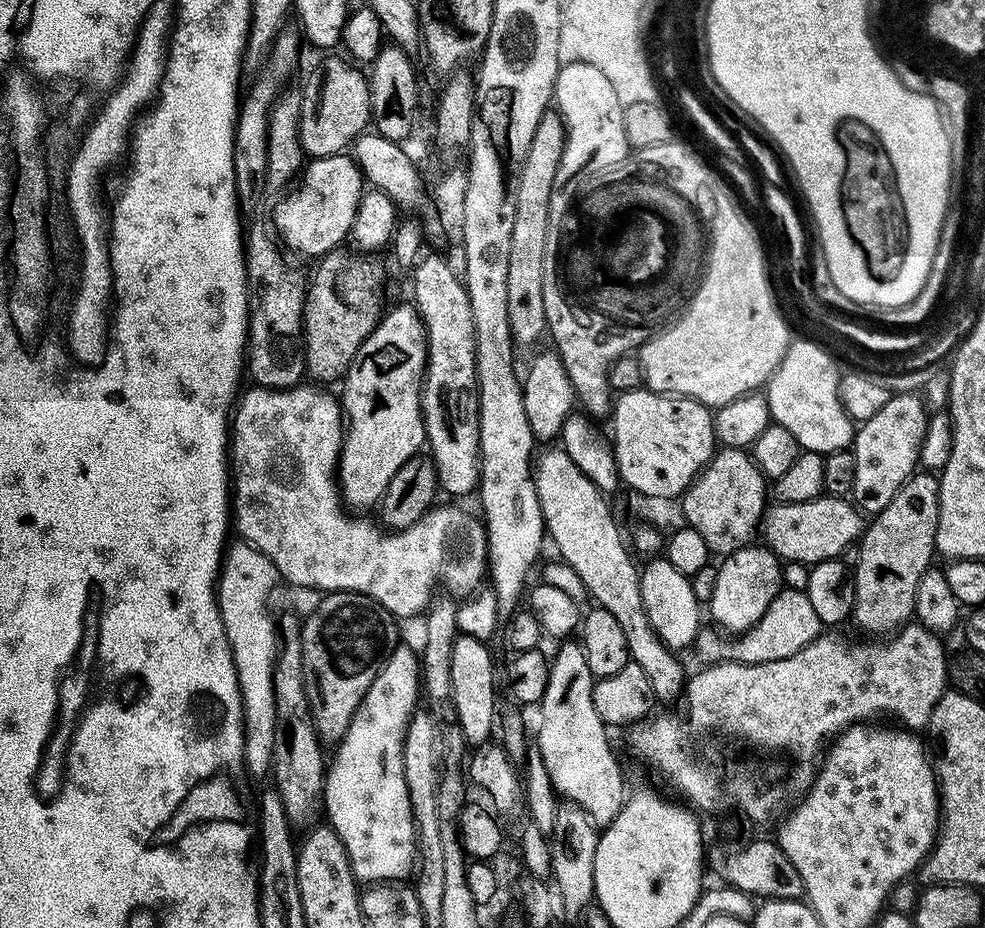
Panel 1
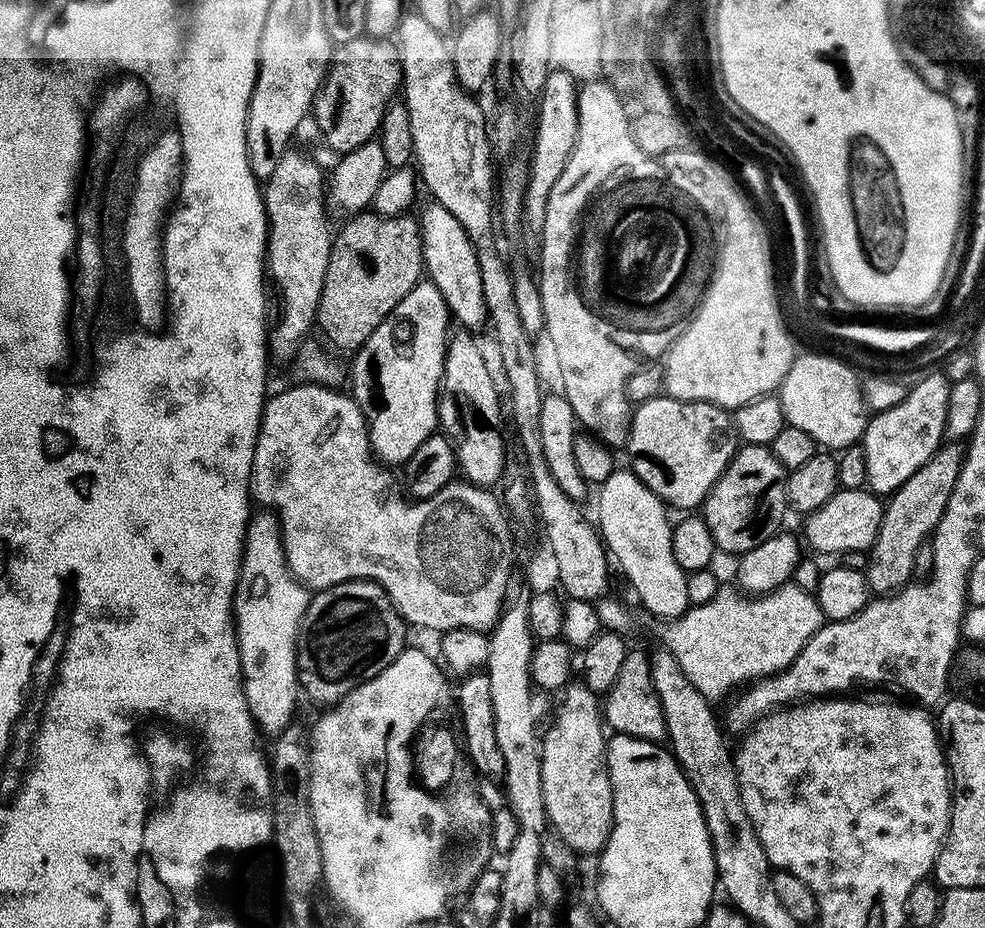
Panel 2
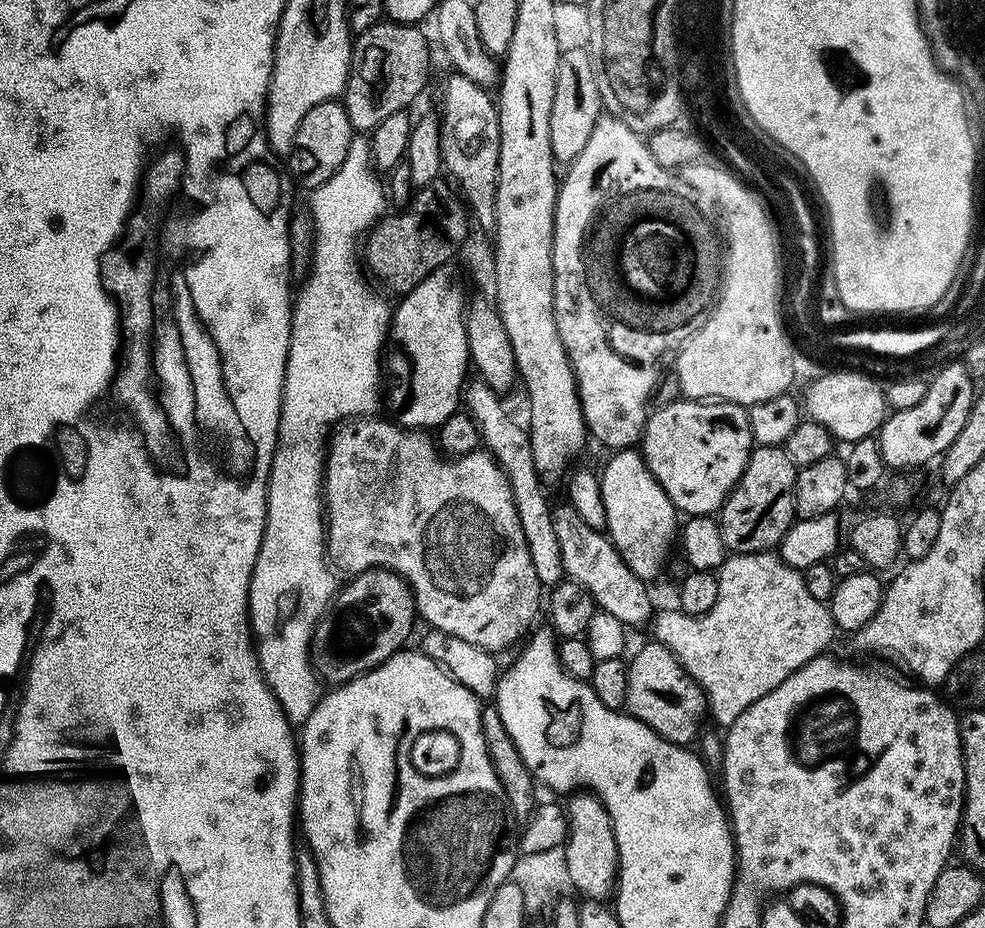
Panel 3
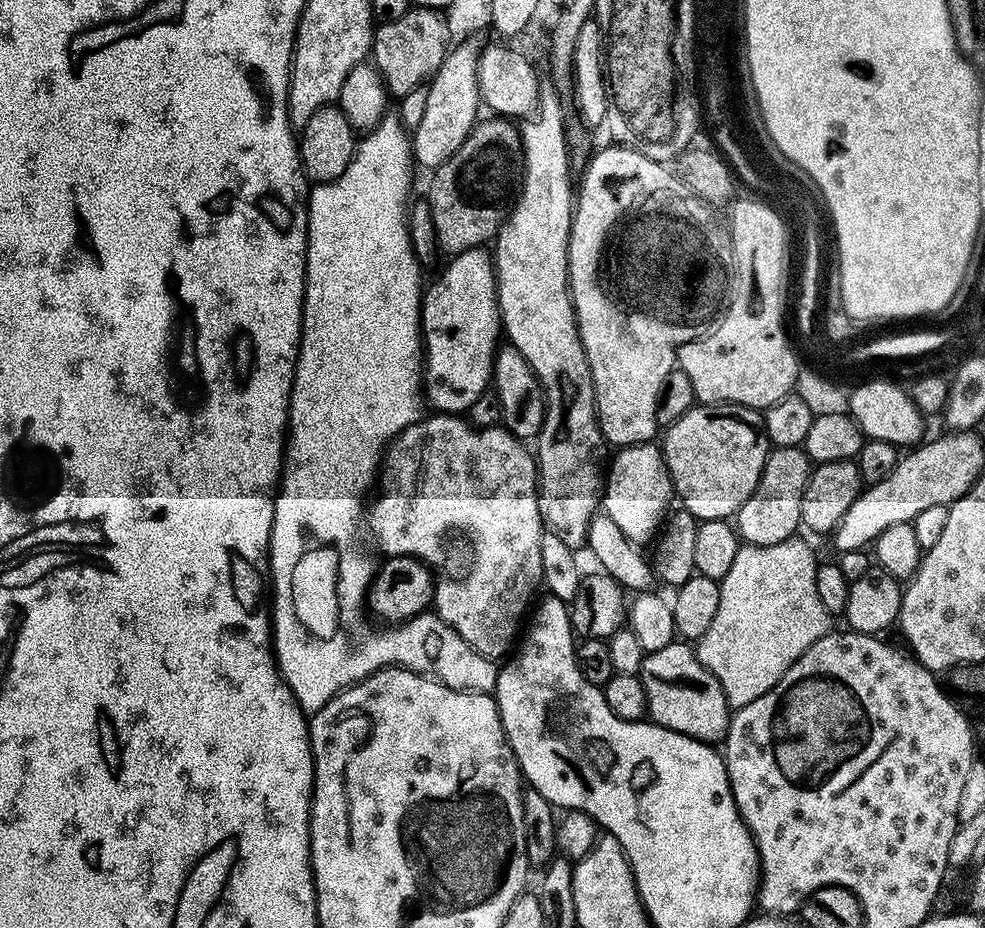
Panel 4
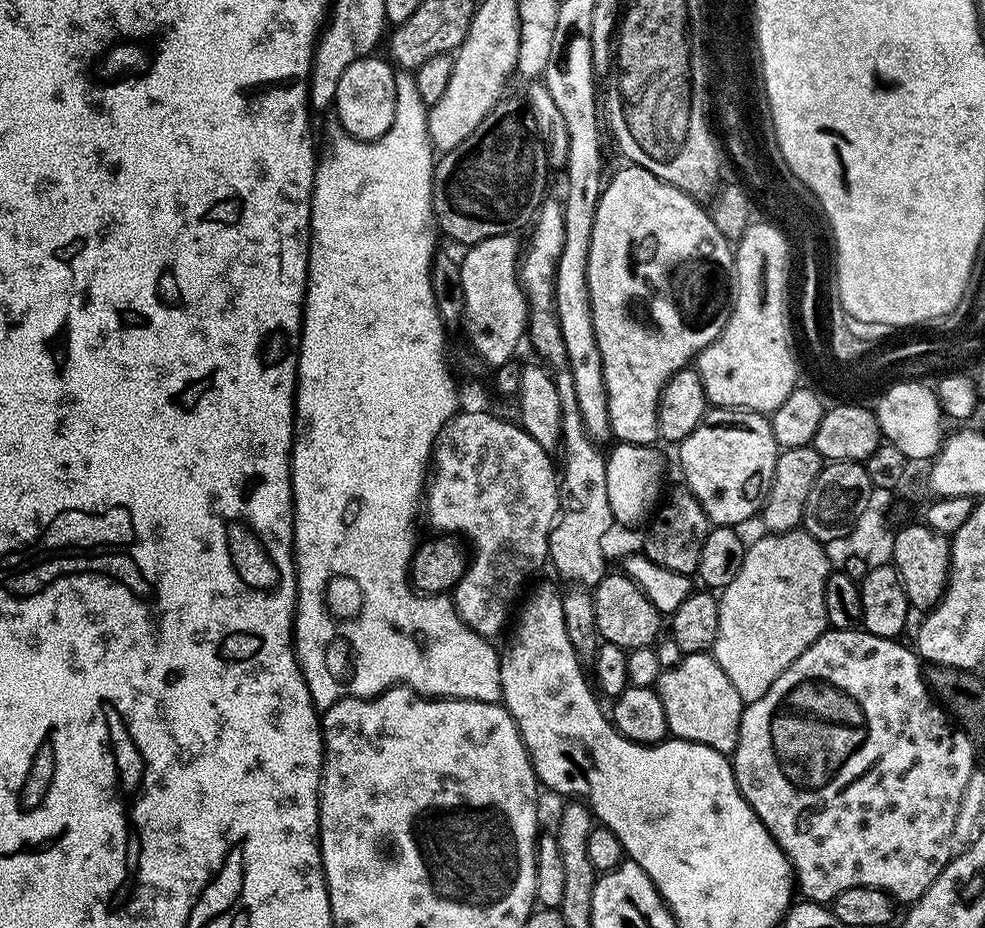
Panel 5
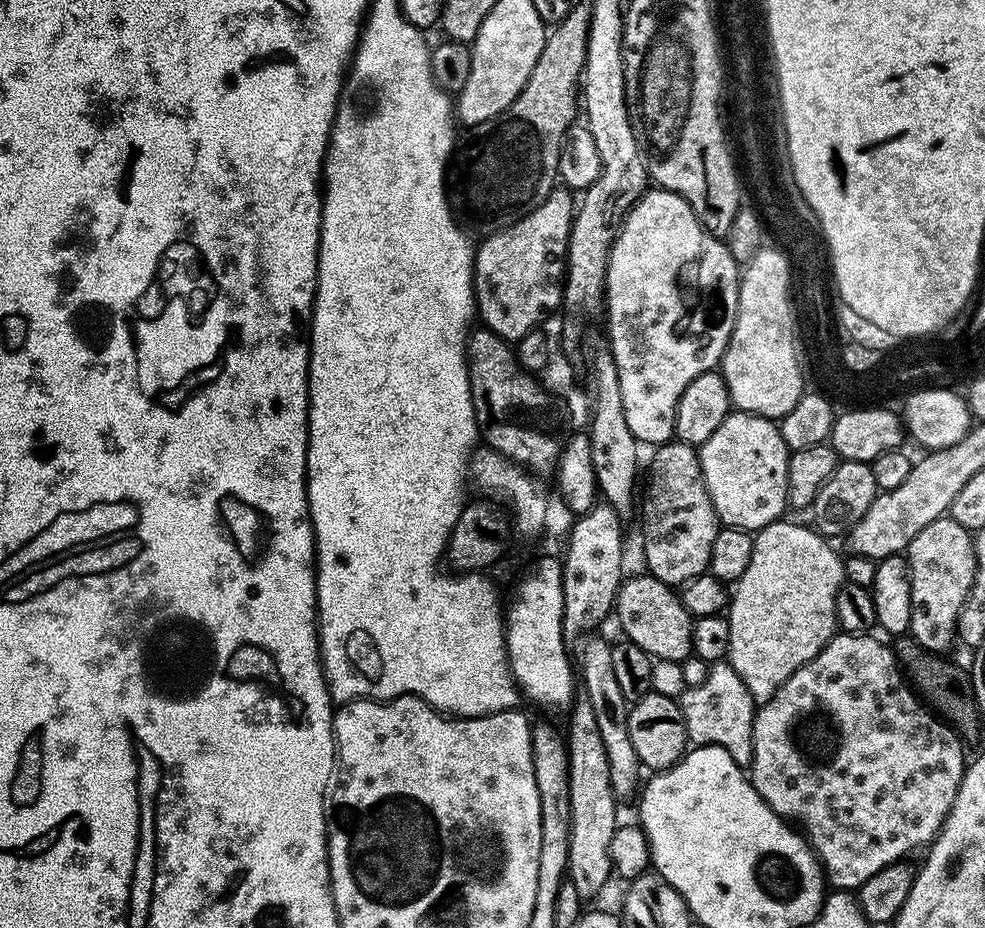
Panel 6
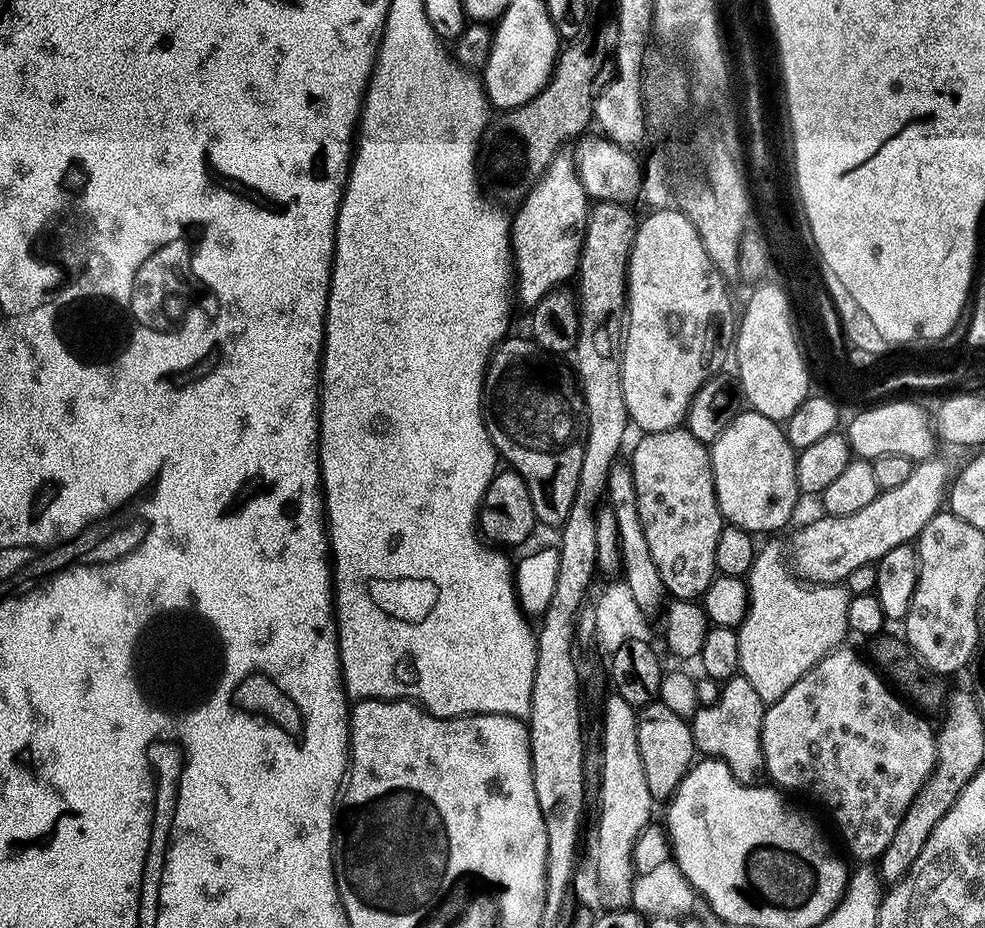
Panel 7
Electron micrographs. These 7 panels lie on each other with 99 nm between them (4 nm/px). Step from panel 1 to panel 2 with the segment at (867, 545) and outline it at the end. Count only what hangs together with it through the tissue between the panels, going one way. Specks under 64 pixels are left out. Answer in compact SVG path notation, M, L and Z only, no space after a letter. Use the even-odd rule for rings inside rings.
M945 443L887 497L880 533L871 546L866 569L868 586L873 593L891 594L913 579L915 554L926 538L935 533L946 510L946 502L950 494L954 494L954 482L958 482L958 474L964 465L964 453L965 449L959 443Z

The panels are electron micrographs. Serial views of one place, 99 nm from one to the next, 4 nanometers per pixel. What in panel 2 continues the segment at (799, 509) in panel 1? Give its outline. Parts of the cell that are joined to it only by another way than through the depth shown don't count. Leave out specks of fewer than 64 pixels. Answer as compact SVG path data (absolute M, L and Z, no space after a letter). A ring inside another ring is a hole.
M840 488L830 498L830 502L826 502L826 506L807 513L805 520L808 521L804 524L802 540L807 547L809 544L816 552L867 553L878 538L883 517L884 504L879 495L864 488L858 490Z

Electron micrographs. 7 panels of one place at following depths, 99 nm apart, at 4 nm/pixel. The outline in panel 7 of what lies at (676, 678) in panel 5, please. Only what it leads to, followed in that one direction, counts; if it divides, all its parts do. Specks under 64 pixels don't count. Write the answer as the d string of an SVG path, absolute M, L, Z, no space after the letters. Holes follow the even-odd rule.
M739 674L723 681L720 697L713 704L697 707L696 715L691 717L695 751L708 758L721 760L743 784L752 784L764 772L762 754L762 718L765 705L758 698L754 686L745 676Z

